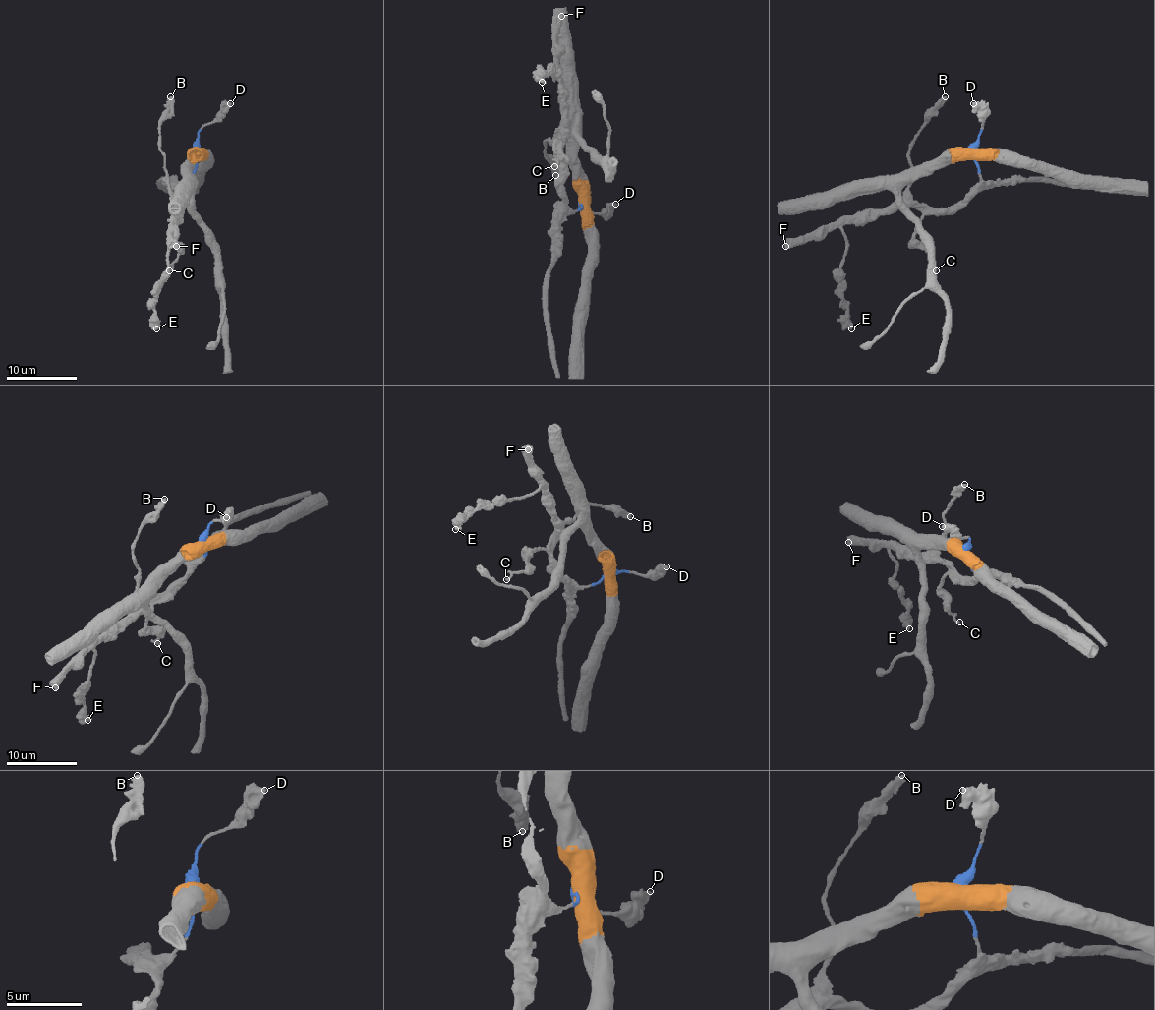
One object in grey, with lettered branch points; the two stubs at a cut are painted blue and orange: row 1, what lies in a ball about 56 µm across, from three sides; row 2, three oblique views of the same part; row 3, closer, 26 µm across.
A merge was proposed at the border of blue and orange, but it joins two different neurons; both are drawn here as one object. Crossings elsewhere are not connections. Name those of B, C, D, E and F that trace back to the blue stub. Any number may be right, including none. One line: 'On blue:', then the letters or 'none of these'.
On blue: B, C, D, E, F

